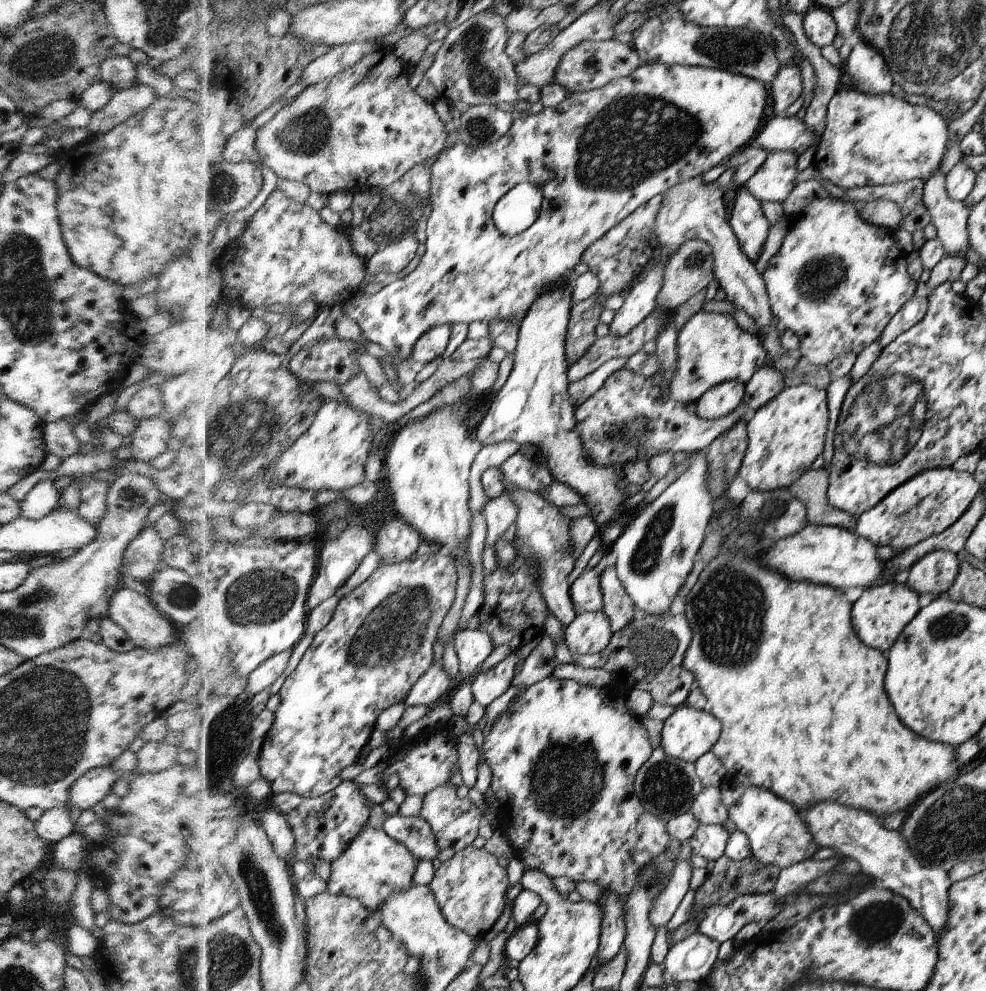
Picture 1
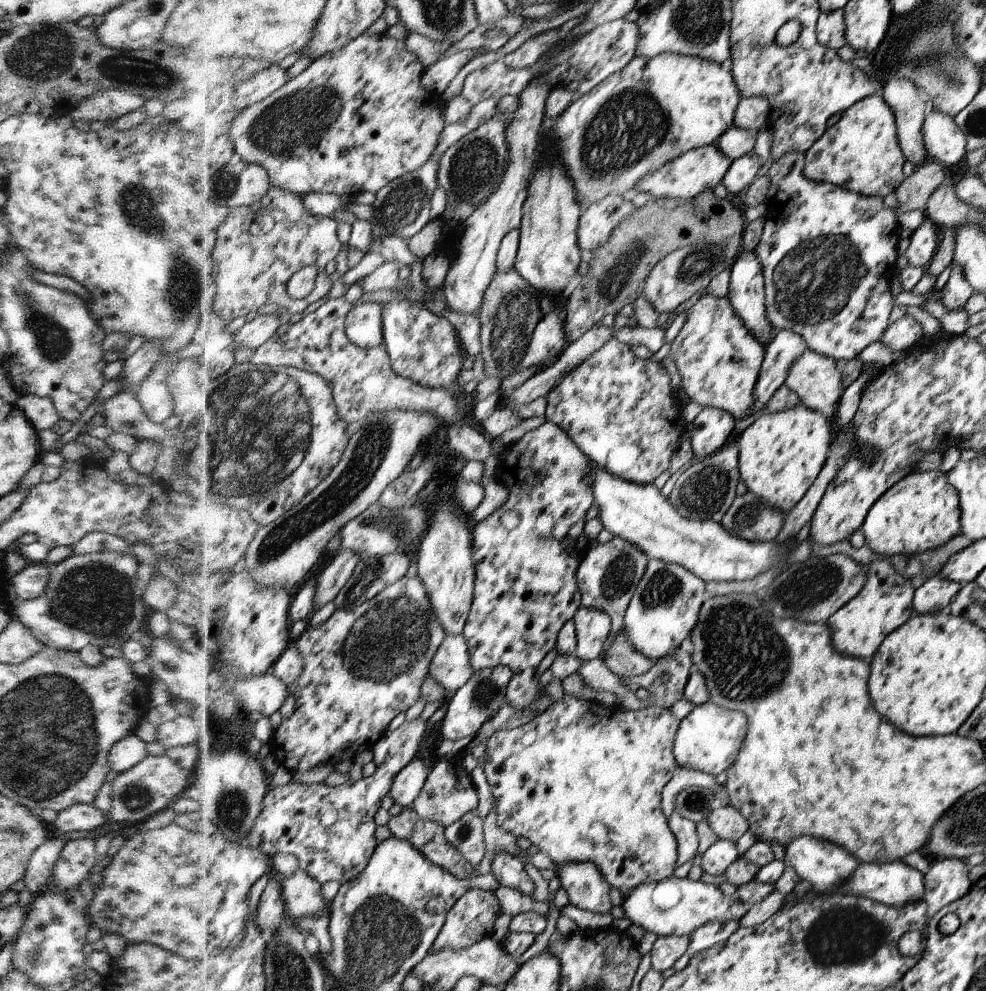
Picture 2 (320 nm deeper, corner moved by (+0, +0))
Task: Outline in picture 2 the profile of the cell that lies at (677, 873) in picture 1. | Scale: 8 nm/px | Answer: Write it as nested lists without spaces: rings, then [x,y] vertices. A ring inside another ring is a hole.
[[[674,810],[668,818],[668,824],[678,839],[678,864],[682,865],[684,862],[692,861],[697,855],[699,843],[696,823]]]

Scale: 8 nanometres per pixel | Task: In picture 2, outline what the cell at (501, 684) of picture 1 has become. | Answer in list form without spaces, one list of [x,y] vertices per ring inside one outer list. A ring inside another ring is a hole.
[[[508,665],[484,667],[475,671],[462,689],[450,695],[447,714],[442,720],[445,738],[460,740],[480,730],[481,726],[506,702],[507,686],[512,675],[512,669]]]

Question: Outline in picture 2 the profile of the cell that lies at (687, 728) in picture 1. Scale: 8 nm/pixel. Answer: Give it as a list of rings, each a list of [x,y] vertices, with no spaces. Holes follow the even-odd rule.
[[[708,700],[696,705],[681,722],[674,742],[675,761],[680,767],[702,771],[713,777],[731,768],[747,738],[748,720],[743,712],[718,706]]]

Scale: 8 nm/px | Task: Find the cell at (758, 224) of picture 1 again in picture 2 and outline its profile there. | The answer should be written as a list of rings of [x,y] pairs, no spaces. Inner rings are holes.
[[[741,250],[731,262],[730,270],[731,277],[727,297],[730,299],[736,314],[746,324],[747,329],[766,348],[767,344],[771,342],[775,331],[767,317],[766,286],[762,262],[758,260],[758,255],[755,254],[754,250],[751,252]]]

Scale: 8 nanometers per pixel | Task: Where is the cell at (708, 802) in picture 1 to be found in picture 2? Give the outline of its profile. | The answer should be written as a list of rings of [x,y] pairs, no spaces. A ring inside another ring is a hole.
[[[716,804],[714,810],[707,816],[706,822],[718,839],[731,840],[733,843],[749,830],[746,817],[730,805],[722,807]]]

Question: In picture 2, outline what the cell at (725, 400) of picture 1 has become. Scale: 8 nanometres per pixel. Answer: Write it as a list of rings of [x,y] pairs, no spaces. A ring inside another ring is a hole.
[[[704,407],[693,421],[695,428],[690,438],[693,456],[705,459],[719,451],[735,433],[735,421],[728,411]]]

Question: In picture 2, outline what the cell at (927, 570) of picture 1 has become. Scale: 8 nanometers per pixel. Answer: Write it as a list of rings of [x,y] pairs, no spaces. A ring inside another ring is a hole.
[[[939,576],[932,577],[916,589],[913,608],[920,615],[940,612],[950,606],[961,588],[960,583]]]

